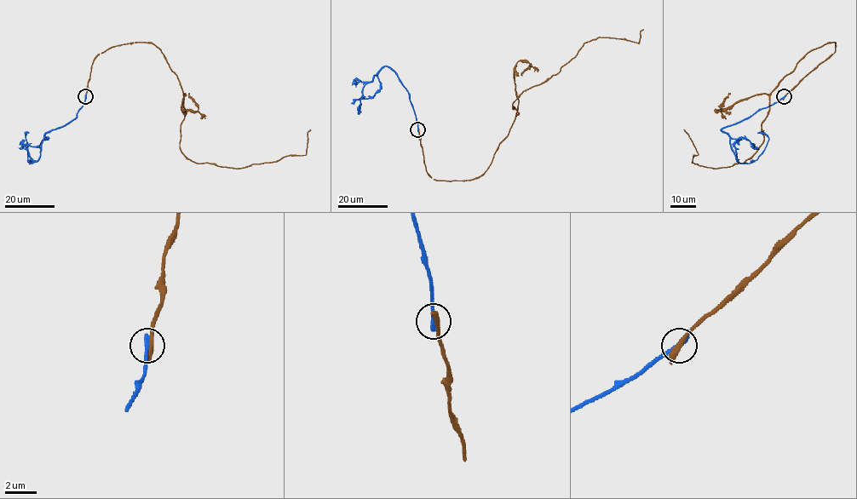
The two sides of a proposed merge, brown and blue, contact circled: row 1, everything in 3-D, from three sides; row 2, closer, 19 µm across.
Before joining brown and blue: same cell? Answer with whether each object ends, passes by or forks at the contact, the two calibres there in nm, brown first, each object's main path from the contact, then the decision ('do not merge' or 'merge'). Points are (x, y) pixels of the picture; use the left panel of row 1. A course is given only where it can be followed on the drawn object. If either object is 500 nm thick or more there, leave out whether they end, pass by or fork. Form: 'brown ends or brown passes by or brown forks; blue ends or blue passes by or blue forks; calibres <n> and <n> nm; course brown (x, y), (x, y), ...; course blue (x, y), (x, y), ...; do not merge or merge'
brown passes by; blue ends; calibres 320 and 380 nm; course brown (85, 96), (99, 54), (152, 43), (183, 91), (180, 144), (192, 161), (239, 169), (303, 156), (310, 129); course blue (85, 96), (77, 116), (44, 134), (39, 157), (32, 163), (27, 160), (25, 134), (28, 133); do not merge

